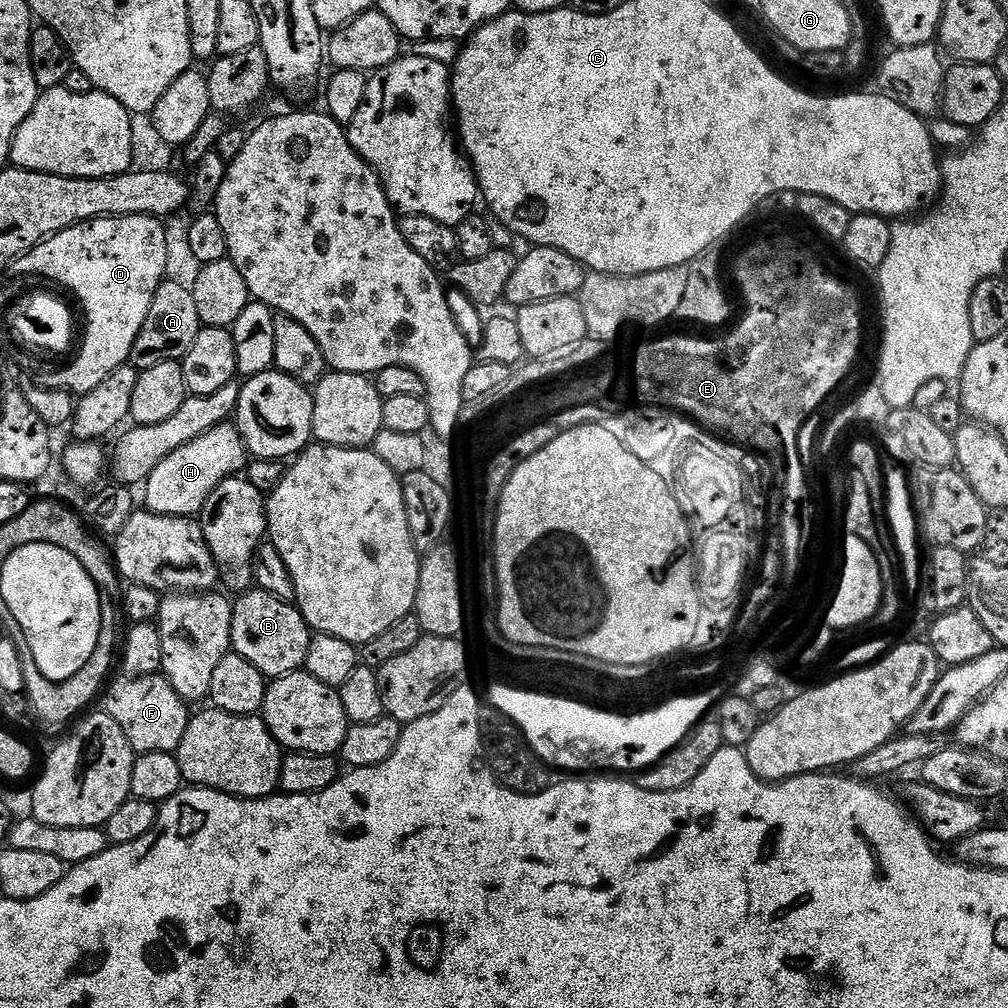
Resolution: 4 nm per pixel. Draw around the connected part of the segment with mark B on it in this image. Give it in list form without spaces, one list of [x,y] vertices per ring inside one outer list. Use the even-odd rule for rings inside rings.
[[[249,590],[235,597],[232,606],[232,648],[265,678],[289,676],[308,663],[313,631],[295,603],[280,600],[269,592]]]

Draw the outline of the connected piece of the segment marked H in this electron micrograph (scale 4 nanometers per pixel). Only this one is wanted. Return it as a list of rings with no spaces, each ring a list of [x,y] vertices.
[[[225,422],[214,426],[206,434],[194,438],[194,442],[186,442],[186,446],[178,446],[172,454],[162,458],[146,483],[143,485],[143,507],[160,516],[199,517],[209,494],[223,480],[235,477],[244,468],[246,449],[244,440],[231,423]]]

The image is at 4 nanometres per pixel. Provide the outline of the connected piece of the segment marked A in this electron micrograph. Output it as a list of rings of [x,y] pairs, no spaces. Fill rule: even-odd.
[[[172,278],[165,279],[150,302],[150,310],[146,314],[146,322],[142,322],[138,338],[134,338],[130,357],[132,367],[143,370],[150,366],[158,366],[158,362],[183,361],[190,346],[194,346],[194,338],[198,338],[201,327],[198,306],[194,306],[191,287],[184,285],[183,288],[182,285],[175,284]]]

